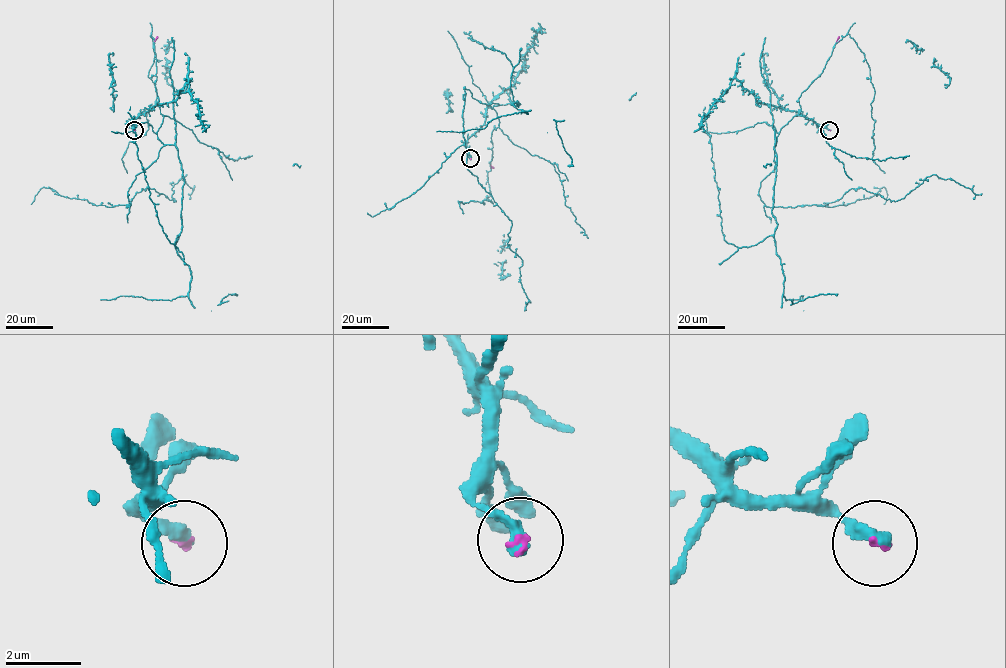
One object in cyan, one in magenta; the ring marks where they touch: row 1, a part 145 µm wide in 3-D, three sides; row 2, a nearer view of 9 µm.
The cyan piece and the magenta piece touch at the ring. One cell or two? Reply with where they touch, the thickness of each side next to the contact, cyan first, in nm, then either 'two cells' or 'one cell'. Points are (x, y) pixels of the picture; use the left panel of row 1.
(134, 130) | 400/100 nm | one cell

